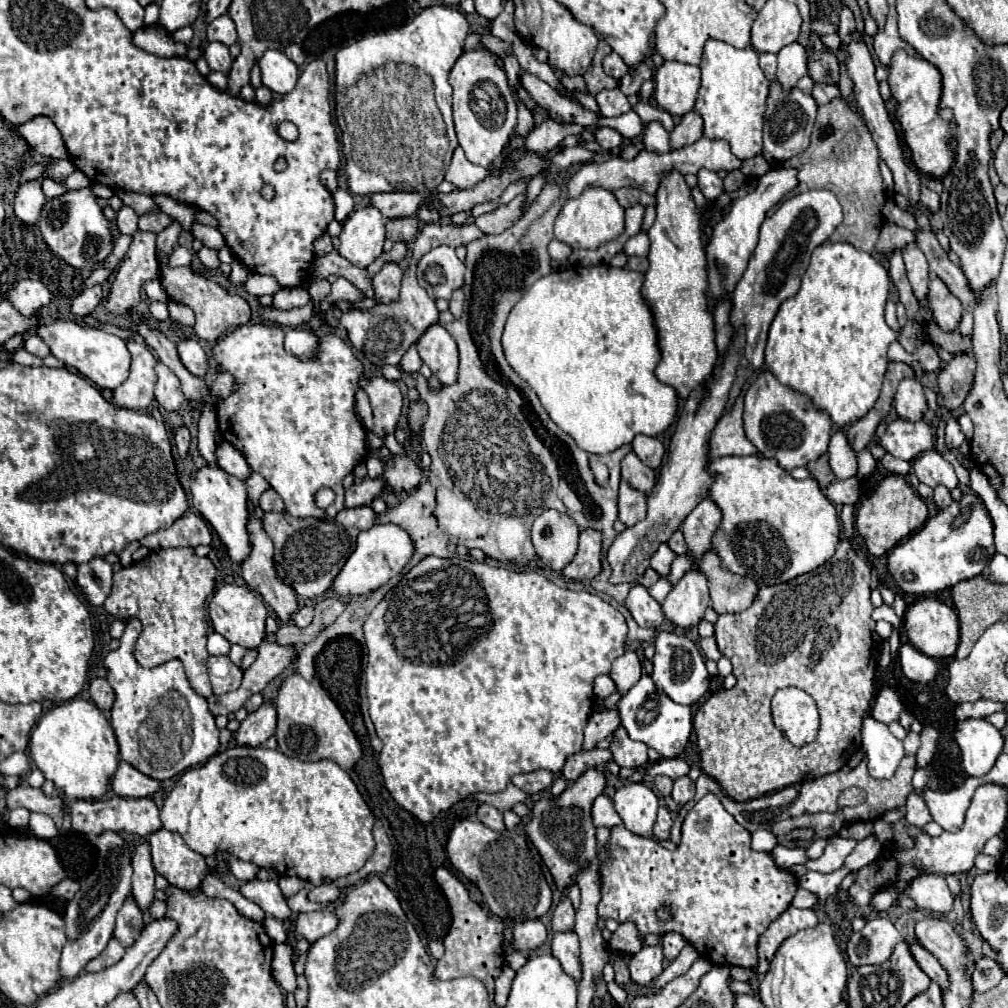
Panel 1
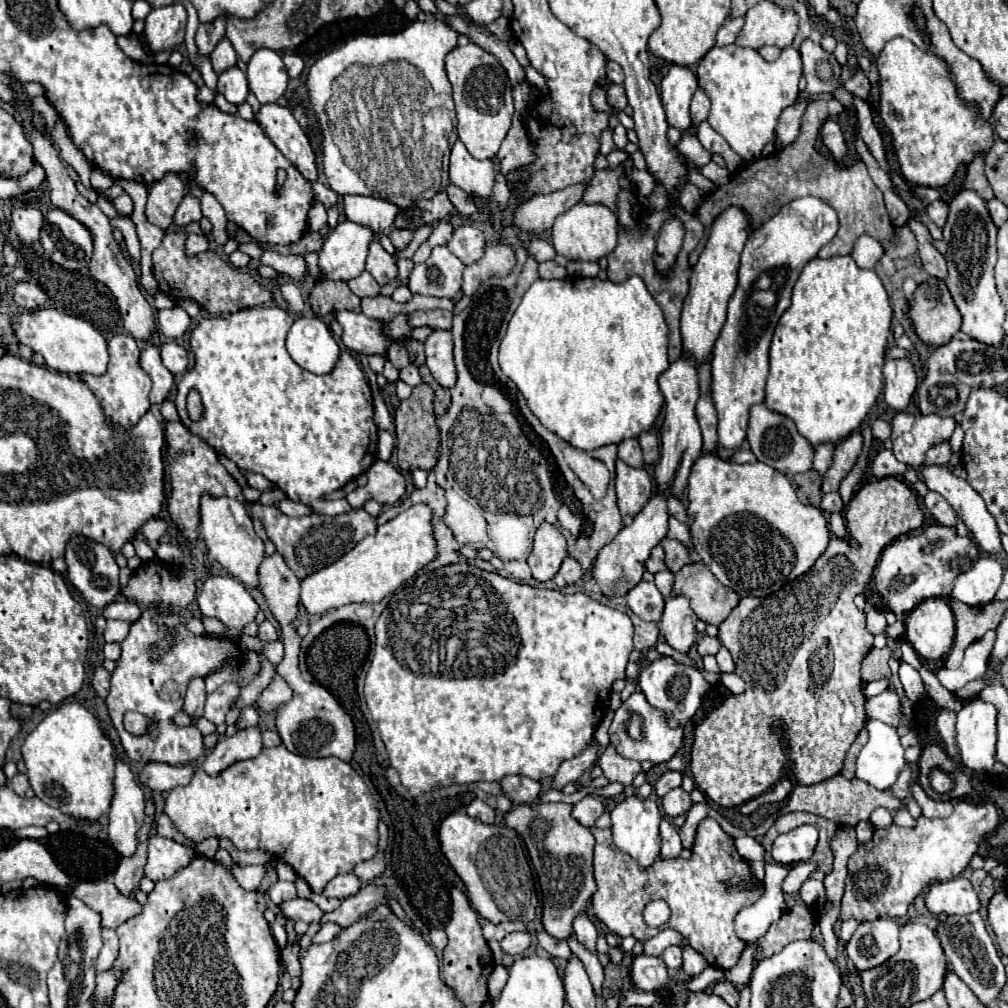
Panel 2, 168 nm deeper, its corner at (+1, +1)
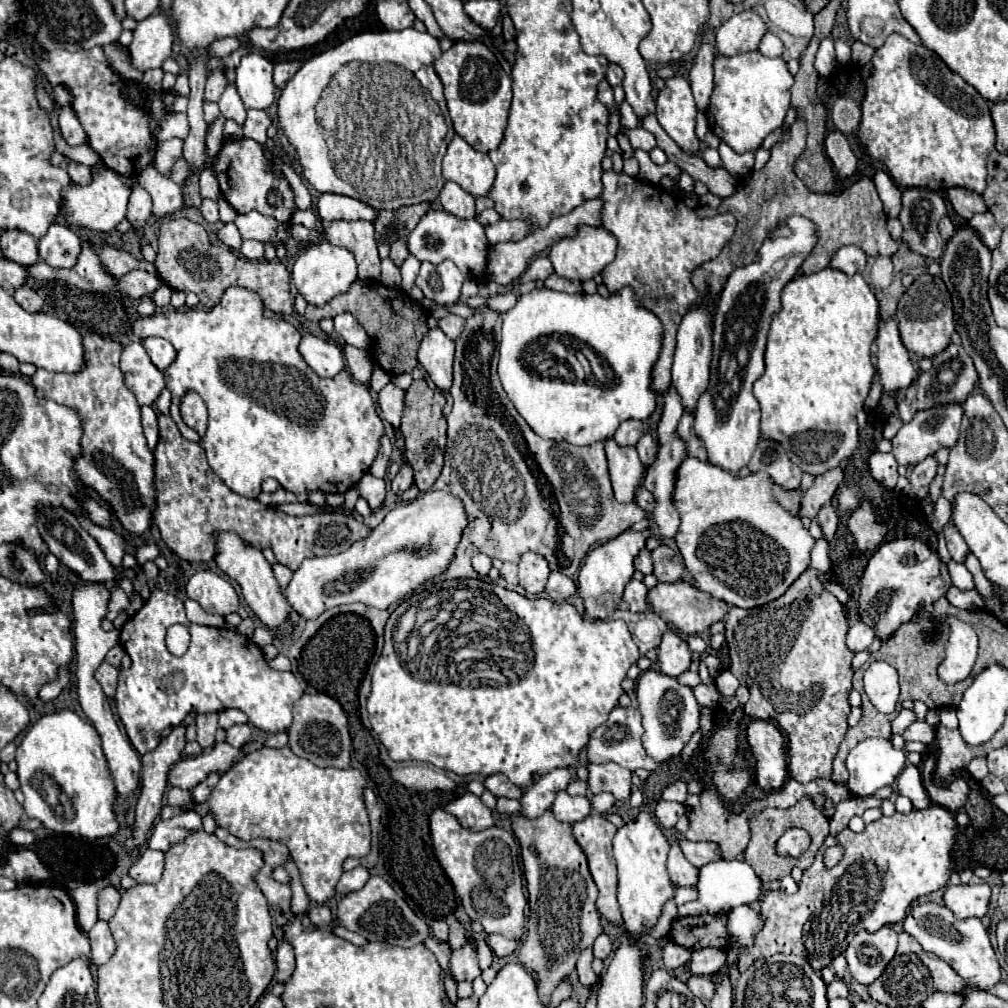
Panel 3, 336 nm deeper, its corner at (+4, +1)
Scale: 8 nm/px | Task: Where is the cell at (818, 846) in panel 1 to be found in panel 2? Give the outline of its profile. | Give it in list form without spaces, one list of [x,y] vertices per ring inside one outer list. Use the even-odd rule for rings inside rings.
[[[766,864],[764,866],[764,894],[750,908],[744,908],[736,916],[736,934],[746,944],[756,942],[766,934],[772,922],[776,922],[786,912],[782,880],[790,872],[792,864]]]

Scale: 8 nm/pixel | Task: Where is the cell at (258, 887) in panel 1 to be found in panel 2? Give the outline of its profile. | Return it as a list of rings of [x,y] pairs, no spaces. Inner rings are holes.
[[[296,898],[296,900],[286,900],[284,904],[278,904],[276,906],[278,912],[284,916],[284,918],[290,918],[290,920],[304,920],[304,922],[318,922],[322,918],[322,910],[306,900],[306,898]]]

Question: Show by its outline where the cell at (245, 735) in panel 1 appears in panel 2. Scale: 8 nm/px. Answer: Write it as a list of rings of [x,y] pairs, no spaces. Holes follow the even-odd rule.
[[[252,726],[252,728],[242,728],[238,730],[234,736],[222,736],[216,744],[216,748],[206,756],[202,768],[208,774],[218,774],[224,768],[228,768],[230,764],[238,762],[238,760],[248,760],[248,758],[256,758],[262,750],[262,730],[260,726]]]

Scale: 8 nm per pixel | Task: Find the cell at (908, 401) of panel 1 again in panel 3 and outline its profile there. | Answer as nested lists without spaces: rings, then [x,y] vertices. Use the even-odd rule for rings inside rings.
[[[879,316],[877,328],[877,370],[885,392],[905,390],[919,376],[911,362],[911,354],[903,346],[895,318]]]

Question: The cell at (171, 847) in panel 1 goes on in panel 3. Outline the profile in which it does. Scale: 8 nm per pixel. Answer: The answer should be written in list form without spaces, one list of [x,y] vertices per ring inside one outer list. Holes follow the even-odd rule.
[[[145,850],[139,860],[129,868],[129,876],[137,884],[157,884],[163,874],[163,852],[157,850]]]

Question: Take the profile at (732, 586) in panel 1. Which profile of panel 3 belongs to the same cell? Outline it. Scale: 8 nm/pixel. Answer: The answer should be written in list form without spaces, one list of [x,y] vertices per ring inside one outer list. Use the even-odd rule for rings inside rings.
[[[683,580],[675,582],[675,584],[657,584],[655,588],[649,590],[649,608],[661,616],[667,624],[671,624],[673,628],[677,628],[679,632],[685,634],[701,634],[705,632],[711,624],[723,620],[723,616],[727,614],[729,606],[721,600],[715,600],[713,596],[701,592],[697,586],[687,584]]]

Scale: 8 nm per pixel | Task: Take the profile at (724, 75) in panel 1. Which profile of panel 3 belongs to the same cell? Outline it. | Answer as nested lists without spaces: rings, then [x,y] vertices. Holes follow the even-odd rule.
[[[757,50],[731,58],[717,56],[715,88],[705,110],[711,130],[737,154],[757,150],[763,138],[783,124],[783,118],[789,110],[791,86],[793,76],[789,74],[787,62],[783,58],[767,58]]]

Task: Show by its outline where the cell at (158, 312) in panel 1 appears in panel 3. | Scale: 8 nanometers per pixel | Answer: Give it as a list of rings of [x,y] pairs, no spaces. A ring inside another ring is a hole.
[[[163,284],[161,288],[157,288],[153,292],[153,302],[157,308],[163,308],[163,306],[169,306],[169,298],[171,298],[171,288],[167,284]]]

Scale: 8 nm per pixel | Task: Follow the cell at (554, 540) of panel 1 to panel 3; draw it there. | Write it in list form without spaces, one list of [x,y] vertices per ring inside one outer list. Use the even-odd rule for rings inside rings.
[[[523,554],[519,560],[519,584],[529,592],[529,594],[539,594],[543,592],[547,578],[549,578],[549,566],[543,556],[539,554]]]

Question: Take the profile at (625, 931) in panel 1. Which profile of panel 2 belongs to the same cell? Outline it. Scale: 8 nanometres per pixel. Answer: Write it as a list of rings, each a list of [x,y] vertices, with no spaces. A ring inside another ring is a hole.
[[[664,928],[664,930],[660,930],[660,934],[658,934],[652,942],[654,942],[654,954],[660,956],[670,944],[678,944],[678,946],[682,946],[684,938],[682,938],[676,930],[672,930],[672,928]]]

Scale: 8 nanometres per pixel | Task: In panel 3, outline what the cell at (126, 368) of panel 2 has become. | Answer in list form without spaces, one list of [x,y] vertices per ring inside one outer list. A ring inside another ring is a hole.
[[[85,334],[83,344],[85,344],[85,368],[81,372],[59,374],[59,372],[37,370],[29,382],[33,384],[39,398],[53,400],[57,404],[73,408],[77,416],[81,416],[83,436],[81,436],[81,456],[73,464],[75,476],[83,482],[83,486],[91,488],[101,500],[105,500],[111,506],[111,518],[117,526],[121,526],[131,536],[143,536],[153,522],[153,508],[155,508],[155,496],[157,496],[157,490],[153,488],[155,460],[143,436],[139,404],[135,396],[125,388],[123,374],[119,370],[119,356],[123,346],[119,342],[105,340],[97,334]]]

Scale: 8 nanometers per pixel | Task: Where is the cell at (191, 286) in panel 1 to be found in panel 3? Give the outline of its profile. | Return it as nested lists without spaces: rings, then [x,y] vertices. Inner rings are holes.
[[[173,218],[161,224],[159,252],[155,260],[159,278],[173,290],[195,292],[203,306],[213,308],[221,294],[229,286],[243,286],[257,292],[263,298],[267,310],[287,318],[293,312],[293,300],[289,294],[289,272],[279,260],[245,260],[235,256],[227,246],[215,246],[201,224],[187,218]]]

